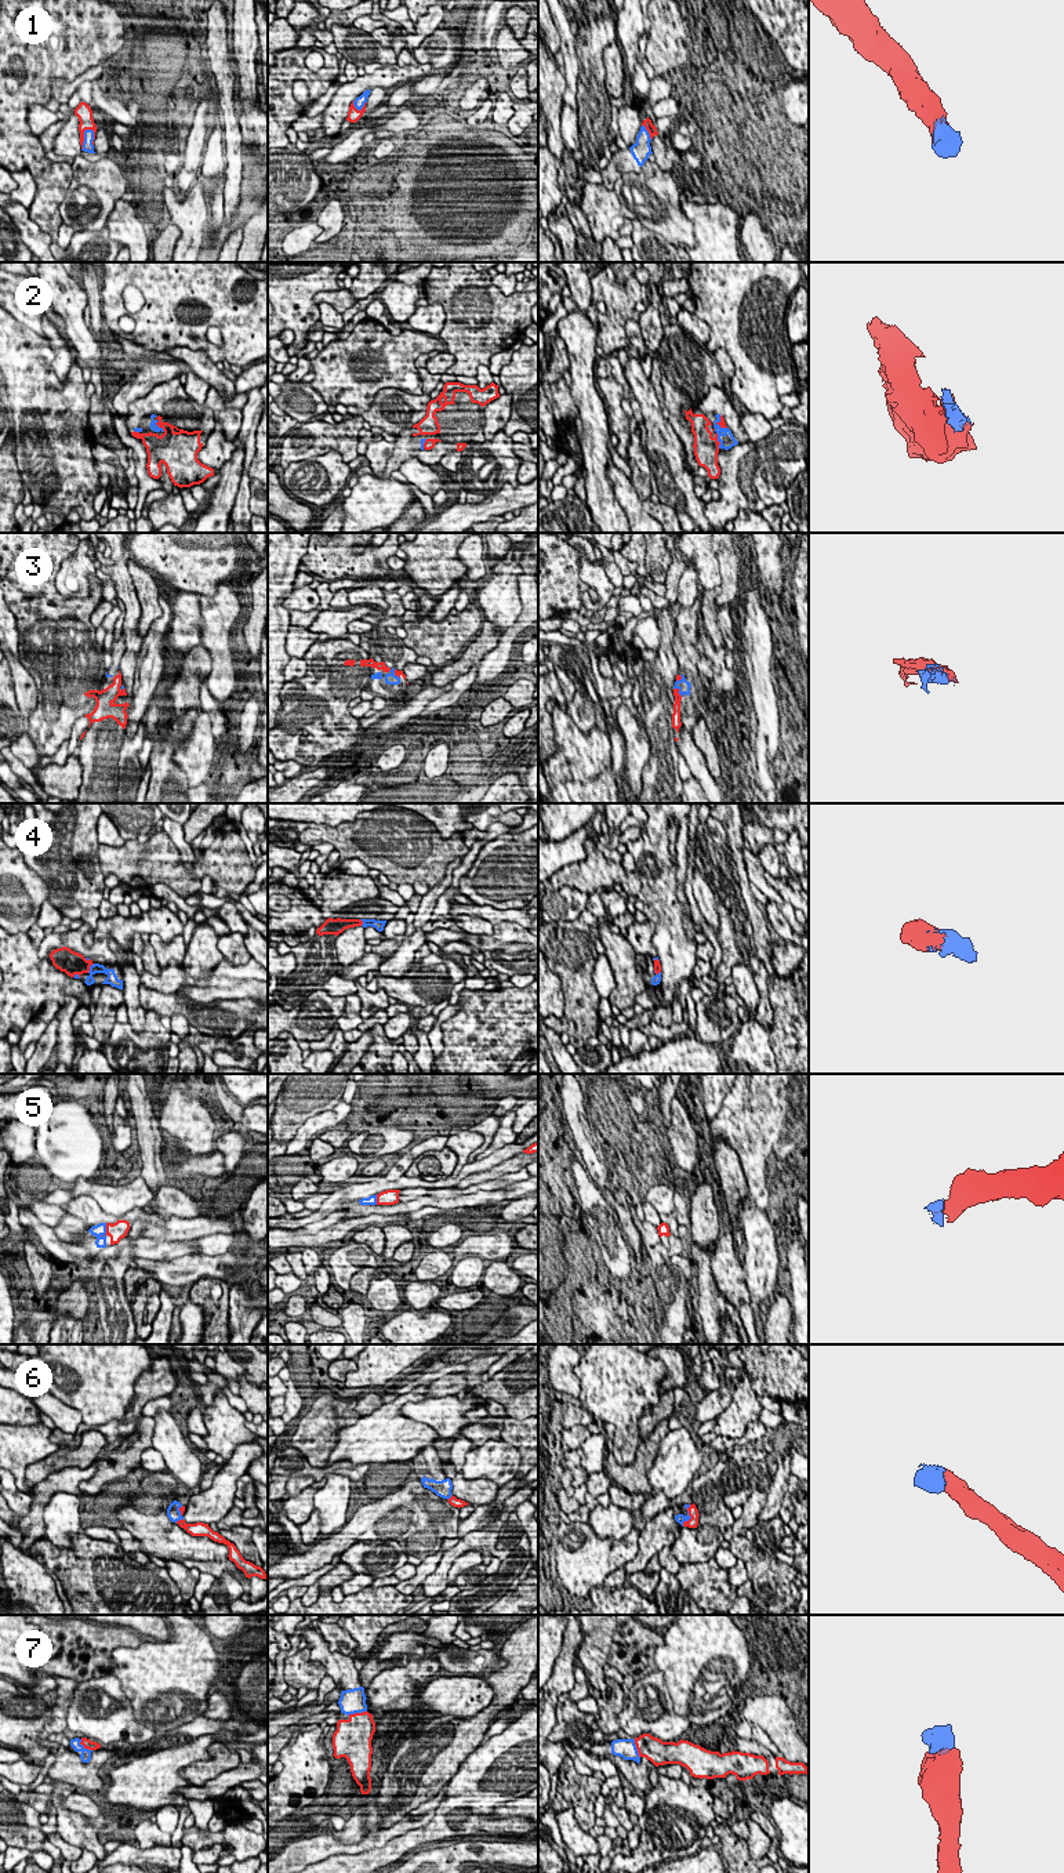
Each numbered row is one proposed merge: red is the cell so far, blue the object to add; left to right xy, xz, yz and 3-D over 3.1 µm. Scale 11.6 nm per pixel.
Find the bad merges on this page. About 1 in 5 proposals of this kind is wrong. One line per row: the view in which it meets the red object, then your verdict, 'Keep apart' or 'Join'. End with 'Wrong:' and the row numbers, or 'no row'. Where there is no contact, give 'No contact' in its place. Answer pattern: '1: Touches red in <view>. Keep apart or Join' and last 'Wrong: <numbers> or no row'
1: Touches red in xy. Join
2: Touches red in yz. Join
3: Touches red in yz. Join
4: Touches red in xy. Join
5: Touches red in xy. Join
6: Touches red in yz. Join
7: Touches red in xy. Join
Wrong: no row

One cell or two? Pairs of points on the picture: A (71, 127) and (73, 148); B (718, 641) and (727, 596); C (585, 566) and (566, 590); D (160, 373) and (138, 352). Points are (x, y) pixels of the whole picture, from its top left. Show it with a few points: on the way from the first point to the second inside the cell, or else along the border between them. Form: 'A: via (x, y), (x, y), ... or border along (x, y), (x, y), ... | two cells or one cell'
A: via (71, 133), (71, 142) | one cell
B: border along (721, 587), (716, 595), (716, 606) | two cells
C: border along (573, 547), (580, 556), (580, 577), (591, 588) | two cells
D: border along (156, 359), (174, 362) | two cells

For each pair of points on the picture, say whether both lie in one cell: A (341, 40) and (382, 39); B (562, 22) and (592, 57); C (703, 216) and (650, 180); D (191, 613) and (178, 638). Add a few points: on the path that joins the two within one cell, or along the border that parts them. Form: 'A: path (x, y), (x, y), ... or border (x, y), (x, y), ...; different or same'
A: border (370, 33), (382, 46), (391, 47); different
B: border (574, 37), (574, 51), (580, 69); different
C: border (679, 204), (683, 214), (692, 222), (693, 235); different
D: path (186, 619), (180, 632); same

